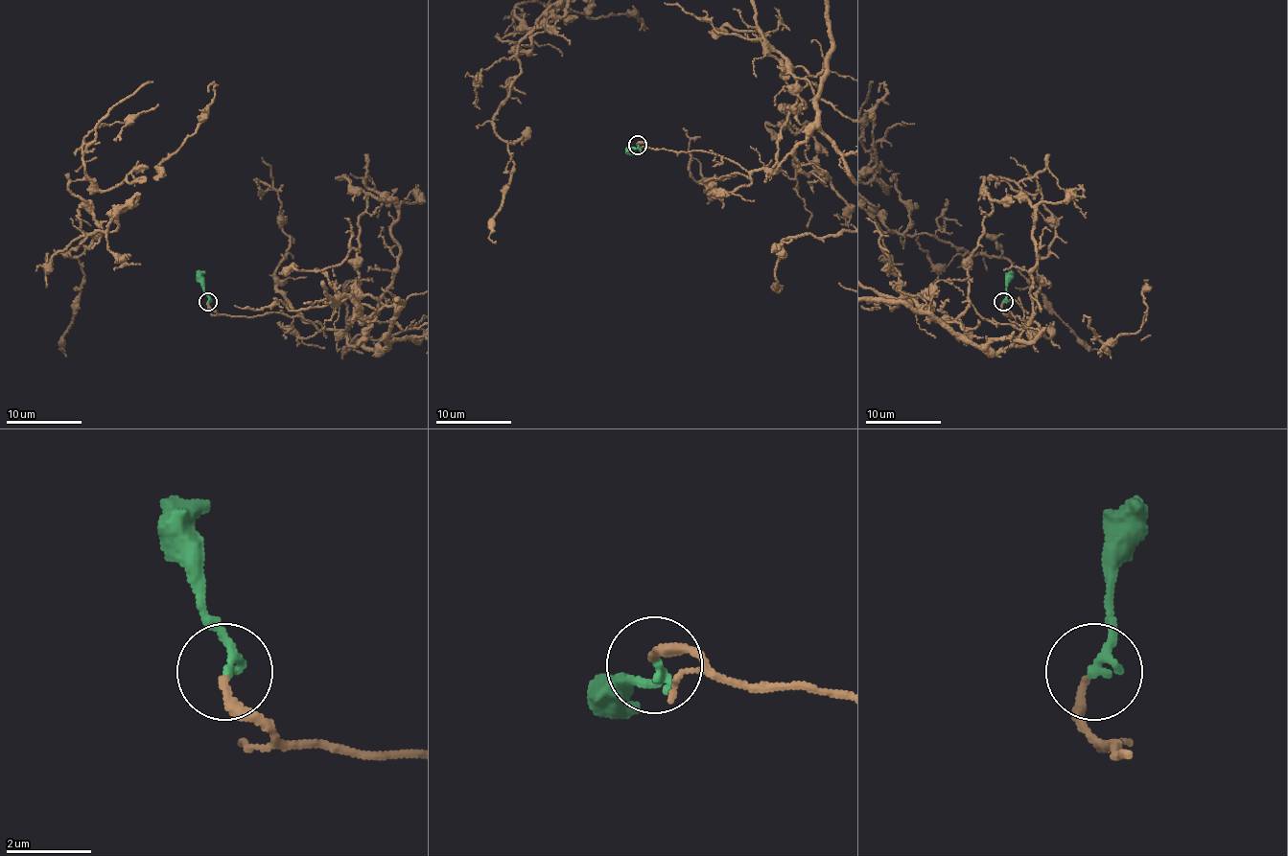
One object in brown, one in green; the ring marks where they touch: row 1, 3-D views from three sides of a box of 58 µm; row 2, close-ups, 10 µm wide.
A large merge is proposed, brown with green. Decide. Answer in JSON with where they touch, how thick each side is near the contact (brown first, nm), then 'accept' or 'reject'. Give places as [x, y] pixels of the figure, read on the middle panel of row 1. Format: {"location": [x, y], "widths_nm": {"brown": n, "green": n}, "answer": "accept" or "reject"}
{"location": [637, 145], "widths_nm": {"brown": 220, "green": 240}, "answer": "accept"}

